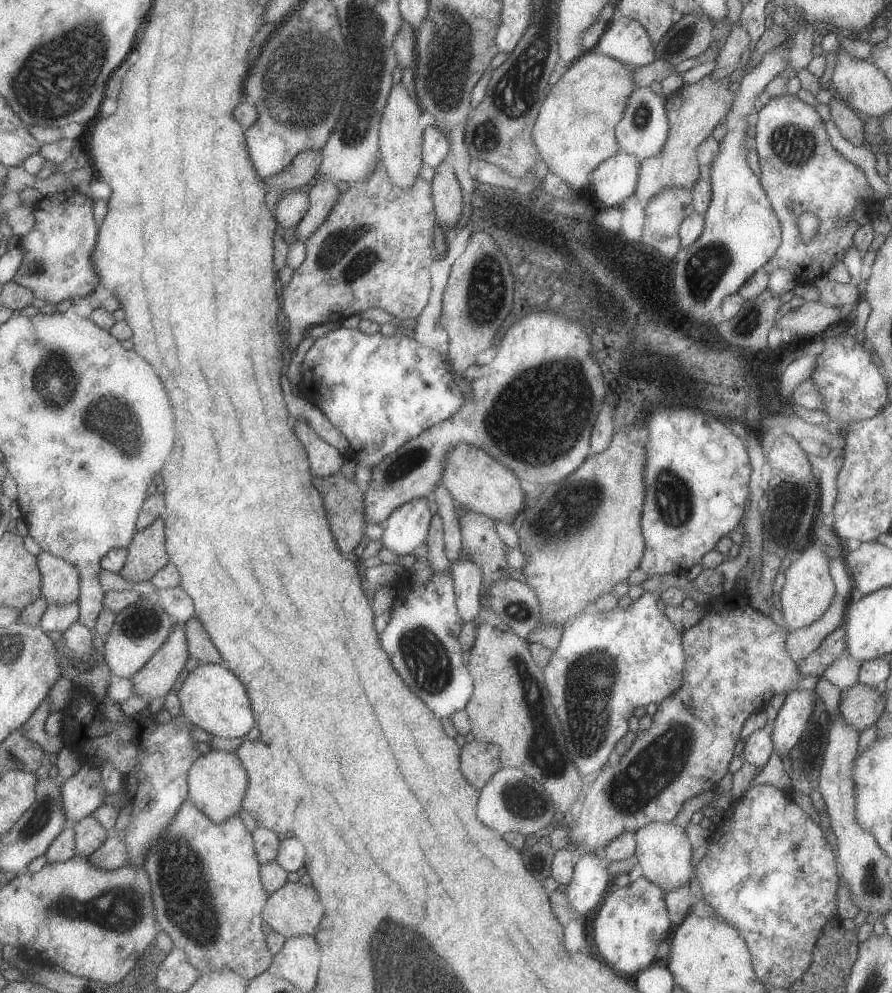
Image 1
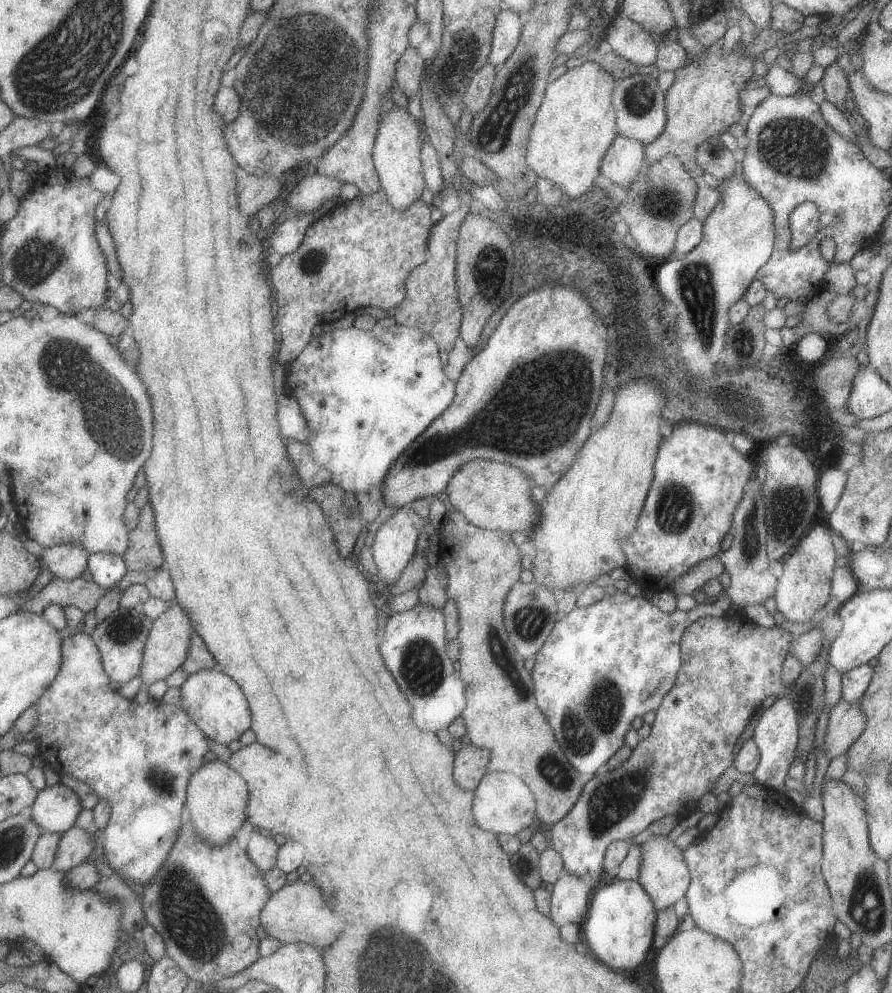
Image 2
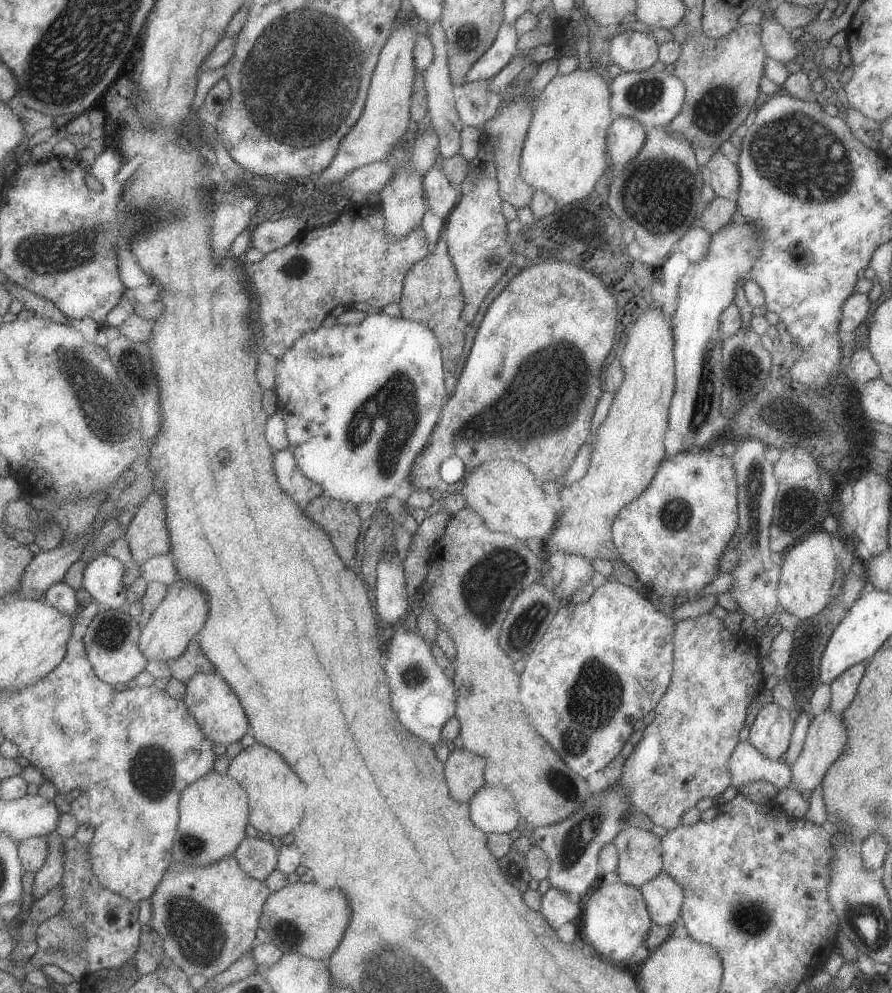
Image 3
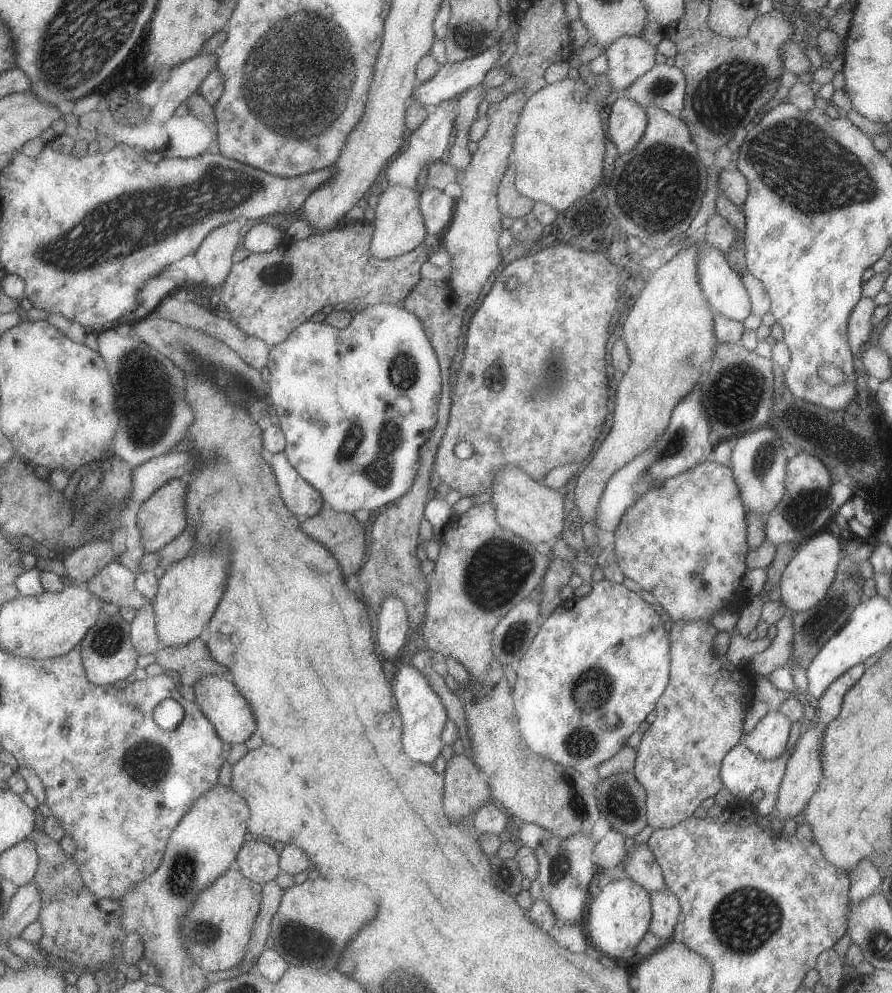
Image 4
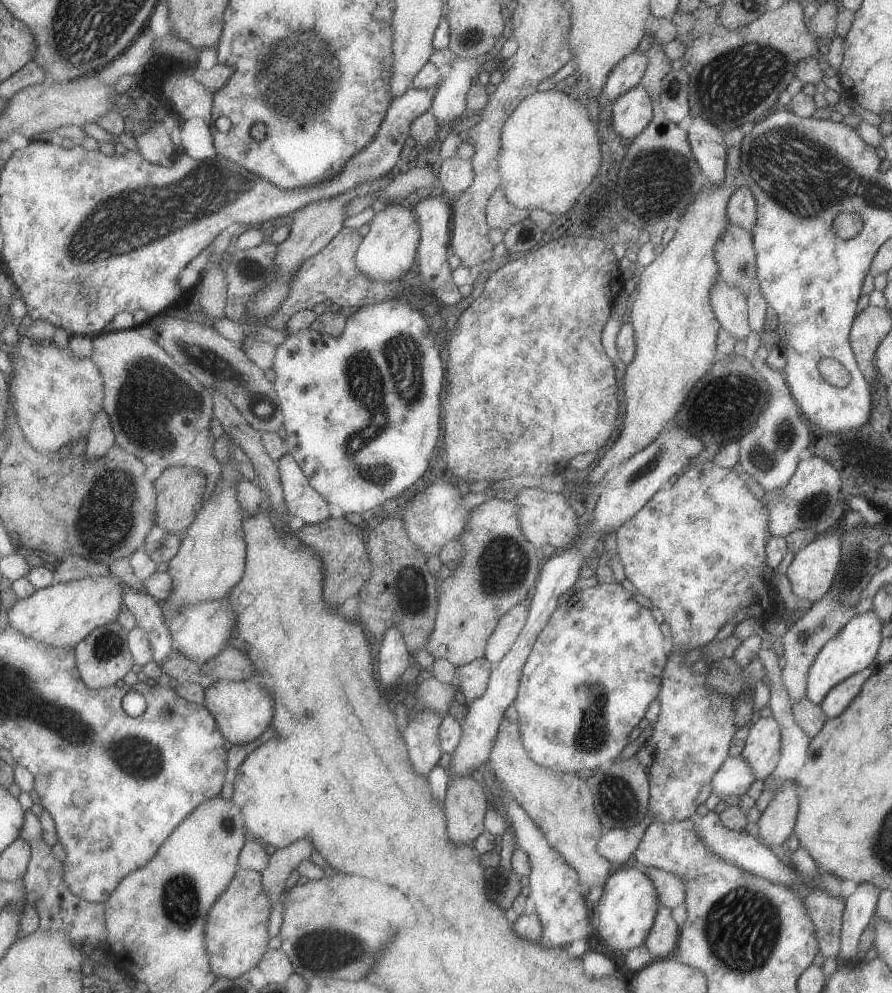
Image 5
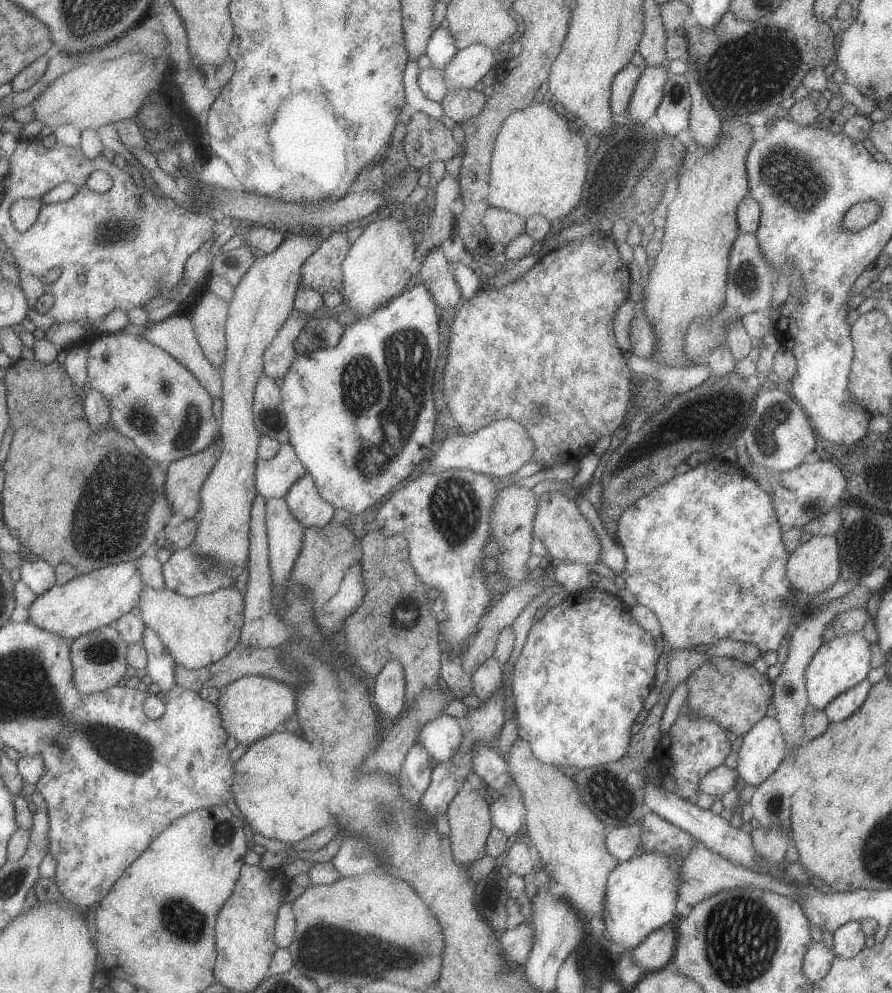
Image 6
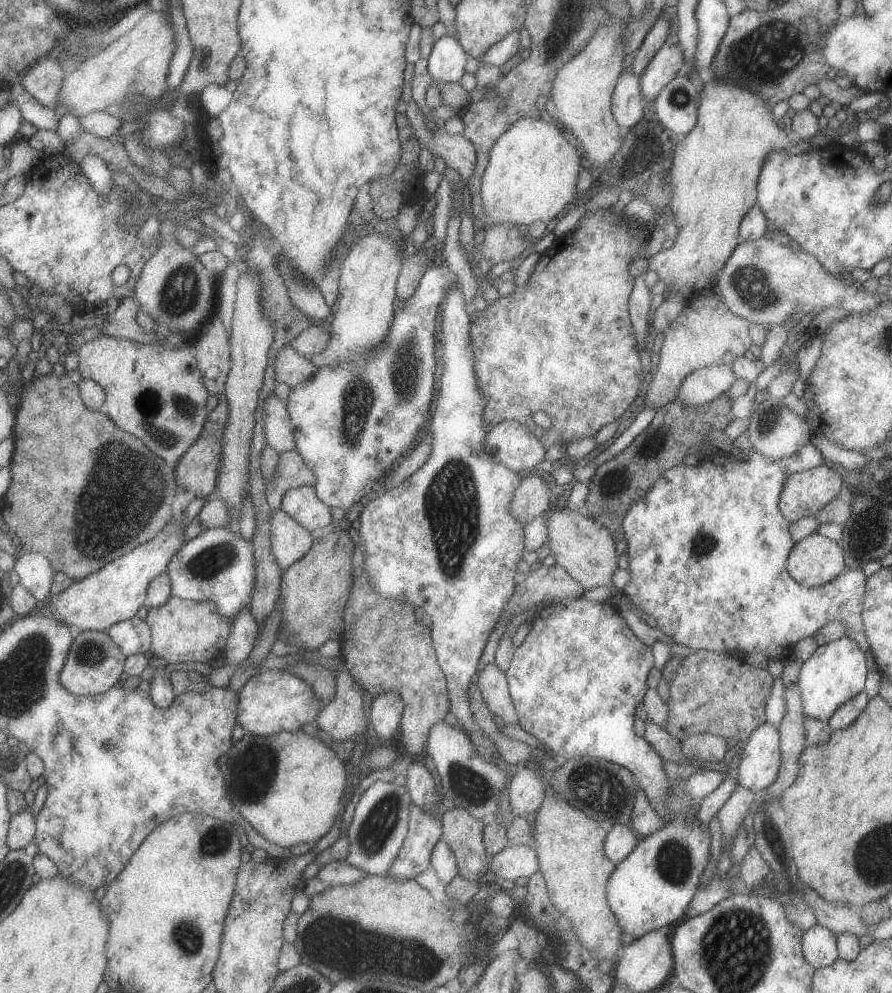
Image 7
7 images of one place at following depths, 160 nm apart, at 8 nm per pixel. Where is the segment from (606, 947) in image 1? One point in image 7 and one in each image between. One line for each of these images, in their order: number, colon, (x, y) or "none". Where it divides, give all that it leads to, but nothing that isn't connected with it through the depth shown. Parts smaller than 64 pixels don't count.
2: (620, 928)
3: (617, 921)
4: (619, 916)
5: (627, 909)
6: (641, 895)
7: (651, 889)

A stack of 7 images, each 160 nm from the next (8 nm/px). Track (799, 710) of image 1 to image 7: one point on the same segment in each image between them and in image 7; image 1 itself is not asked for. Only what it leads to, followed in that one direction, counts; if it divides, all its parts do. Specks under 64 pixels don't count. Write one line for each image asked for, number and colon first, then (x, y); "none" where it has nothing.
2: (777, 734)
3: (770, 733)
4: (768, 740)
5: (762, 751)
6: (763, 748)
7: (760, 761)

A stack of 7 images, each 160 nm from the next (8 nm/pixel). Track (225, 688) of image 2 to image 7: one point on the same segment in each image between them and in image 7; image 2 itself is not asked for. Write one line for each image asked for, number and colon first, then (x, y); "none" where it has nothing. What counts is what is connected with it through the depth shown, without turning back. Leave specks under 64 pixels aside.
3: (217, 709)
4: (218, 698)
5: (243, 710)
6: (254, 706)
7: (272, 700)

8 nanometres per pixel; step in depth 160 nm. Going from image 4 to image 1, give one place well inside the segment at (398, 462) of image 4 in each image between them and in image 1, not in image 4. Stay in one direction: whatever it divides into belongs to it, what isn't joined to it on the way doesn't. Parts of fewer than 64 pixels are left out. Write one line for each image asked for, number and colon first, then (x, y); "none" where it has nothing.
1: (379, 391)
2: (366, 395)
3: (360, 402)

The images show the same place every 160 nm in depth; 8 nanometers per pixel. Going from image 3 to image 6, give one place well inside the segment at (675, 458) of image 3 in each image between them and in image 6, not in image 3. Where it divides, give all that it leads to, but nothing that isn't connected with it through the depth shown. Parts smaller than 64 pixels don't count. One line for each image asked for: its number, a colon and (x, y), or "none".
4: (684, 540)
5: (697, 549)
6: (704, 550)

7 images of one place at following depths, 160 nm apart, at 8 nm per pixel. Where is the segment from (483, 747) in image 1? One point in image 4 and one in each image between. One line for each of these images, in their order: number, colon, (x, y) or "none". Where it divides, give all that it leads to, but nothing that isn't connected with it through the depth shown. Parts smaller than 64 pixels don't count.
2: (470, 765)
3: (464, 770)
4: (467, 788)

